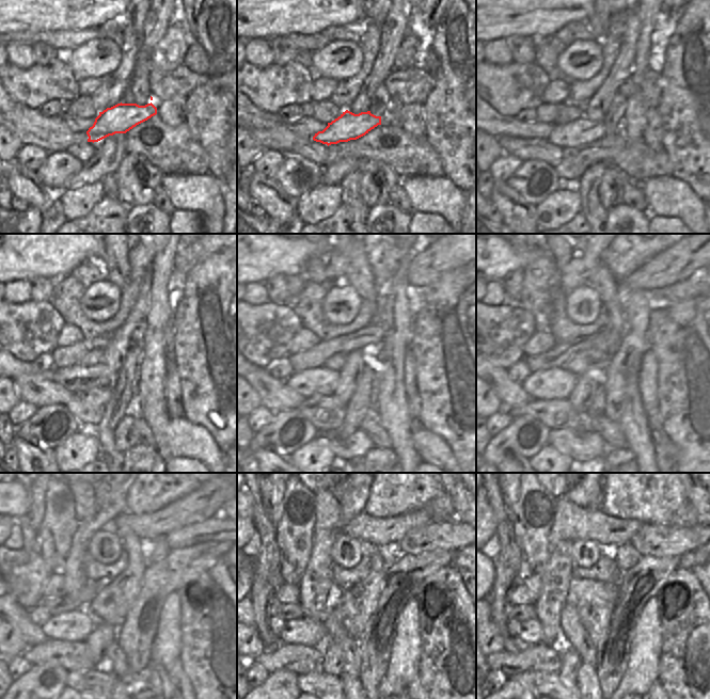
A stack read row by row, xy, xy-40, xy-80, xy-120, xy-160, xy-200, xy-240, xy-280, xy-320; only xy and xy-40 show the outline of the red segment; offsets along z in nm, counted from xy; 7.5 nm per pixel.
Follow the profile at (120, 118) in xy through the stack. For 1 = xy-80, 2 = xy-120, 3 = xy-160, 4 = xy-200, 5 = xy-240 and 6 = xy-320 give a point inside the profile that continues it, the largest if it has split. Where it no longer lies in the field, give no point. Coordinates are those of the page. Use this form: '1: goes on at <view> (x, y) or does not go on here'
1: goes on at xy-80 (583, 130)
2: goes on at xy-120 (77, 378)
3: goes on at xy-160 (318, 381)
4: goes on at xy-200 (556, 383)
5: goes on at xy-240 (79, 624)
6: goes on at xy-320 (531, 634)

